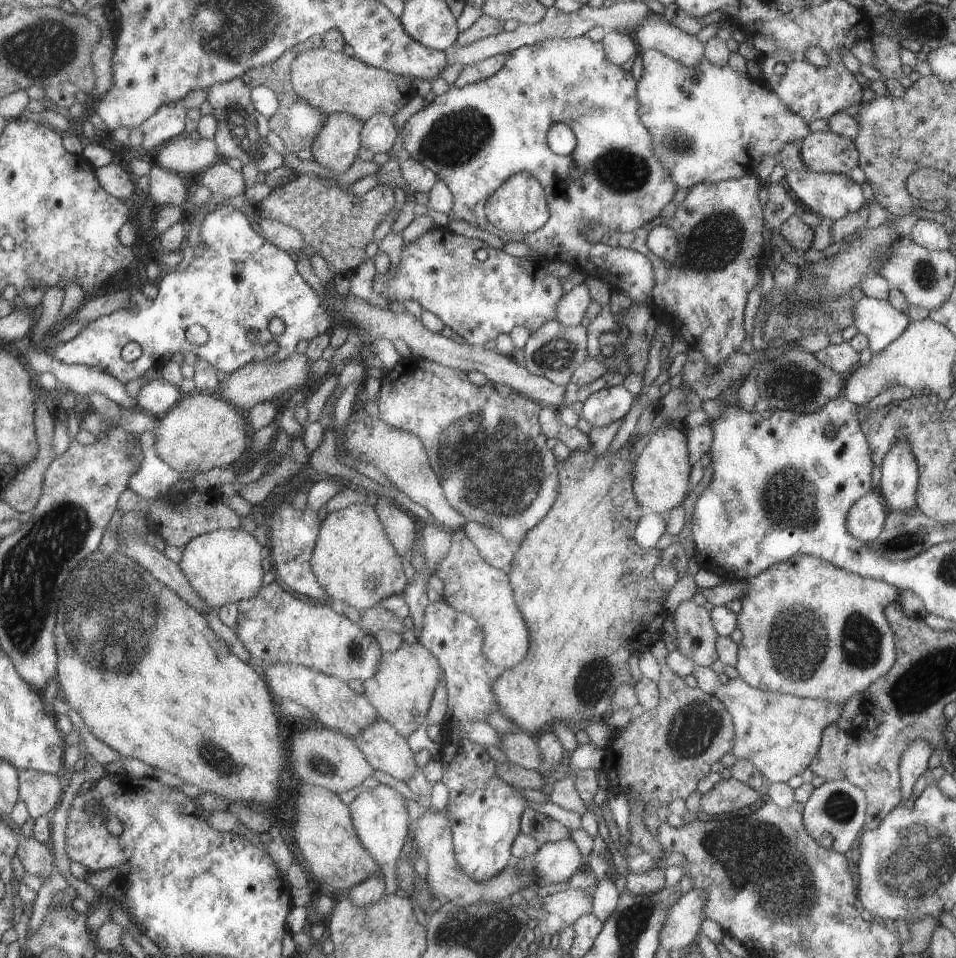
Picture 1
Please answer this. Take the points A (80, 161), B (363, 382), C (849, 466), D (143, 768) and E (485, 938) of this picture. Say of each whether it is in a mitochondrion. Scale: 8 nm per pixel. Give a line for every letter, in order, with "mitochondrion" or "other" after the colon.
A: other
B: other
C: other
D: other
E: mitochondrion

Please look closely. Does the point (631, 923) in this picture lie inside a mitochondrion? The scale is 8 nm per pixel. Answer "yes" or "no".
yes

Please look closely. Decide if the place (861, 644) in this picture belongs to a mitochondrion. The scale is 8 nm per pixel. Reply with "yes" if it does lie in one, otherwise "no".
yes

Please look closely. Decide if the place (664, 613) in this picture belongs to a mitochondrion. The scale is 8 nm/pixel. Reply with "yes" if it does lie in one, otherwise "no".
no

